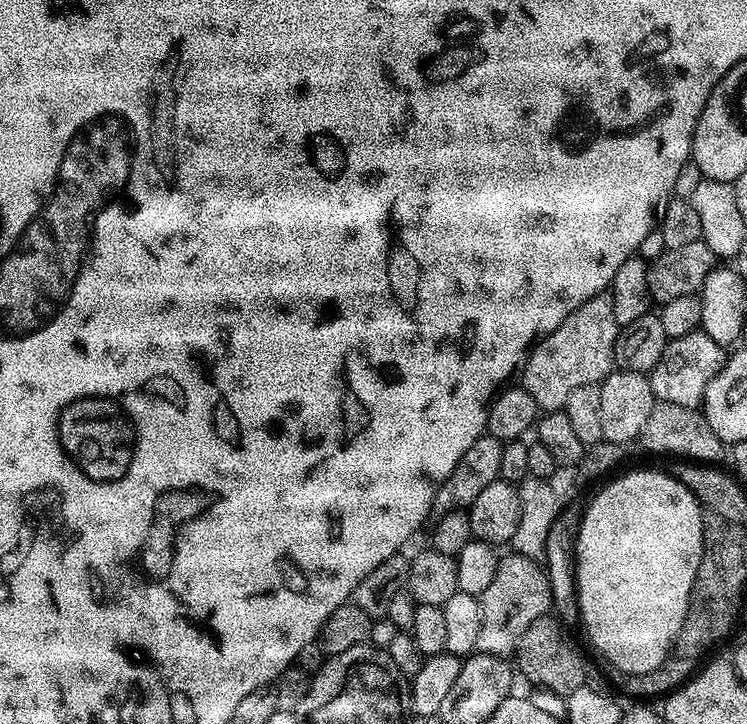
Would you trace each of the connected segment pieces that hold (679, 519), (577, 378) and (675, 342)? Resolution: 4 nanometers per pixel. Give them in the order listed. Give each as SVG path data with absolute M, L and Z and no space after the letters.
M628 472L621 480L608 484L592 500L592 505L587 505L583 513L579 536L575 545L575 587L578 589L579 615L588 627L588 636L592 644L617 668L617 673L637 676L654 670L668 659L673 651L672 643L675 642L684 630L684 619L688 613L688 599L694 586L694 578L698 574L700 559L704 553L704 526L705 513L694 494L680 484L673 475L664 472Z
M601 294L578 306L558 330L543 337L529 351L522 365L522 387L534 398L537 409L559 412L578 386L599 384L606 379L614 371L614 346L621 327L614 318L611 295Z
M702 330L669 339L666 350L662 350L662 358L658 358L658 366L654 366L648 376L652 393L659 402L674 402L674 406L699 409L704 402L706 386L716 376L725 359L726 349Z

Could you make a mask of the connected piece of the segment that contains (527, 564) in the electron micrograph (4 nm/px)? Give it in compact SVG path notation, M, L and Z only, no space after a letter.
M515 554L500 556L500 565L490 586L486 586L486 590L479 597L482 627L478 633L476 652L501 658L511 657L522 642L522 634L526 634L530 622L534 622L539 616L549 615L553 607L547 571L537 561Z

